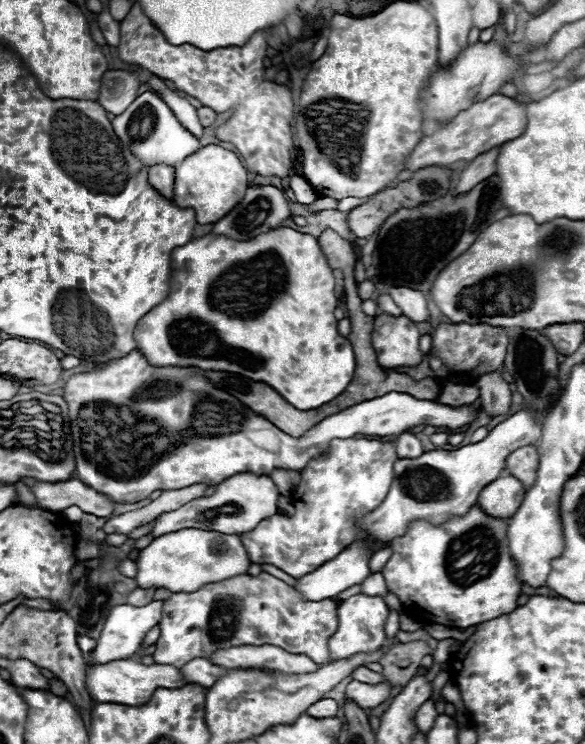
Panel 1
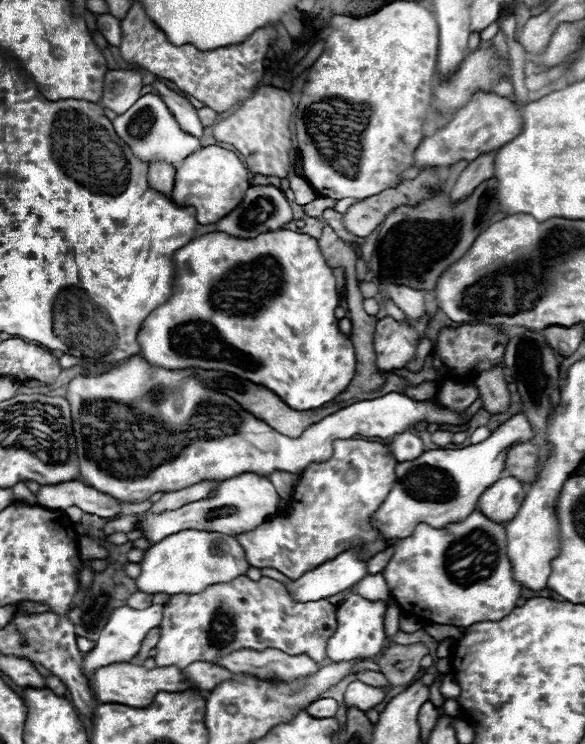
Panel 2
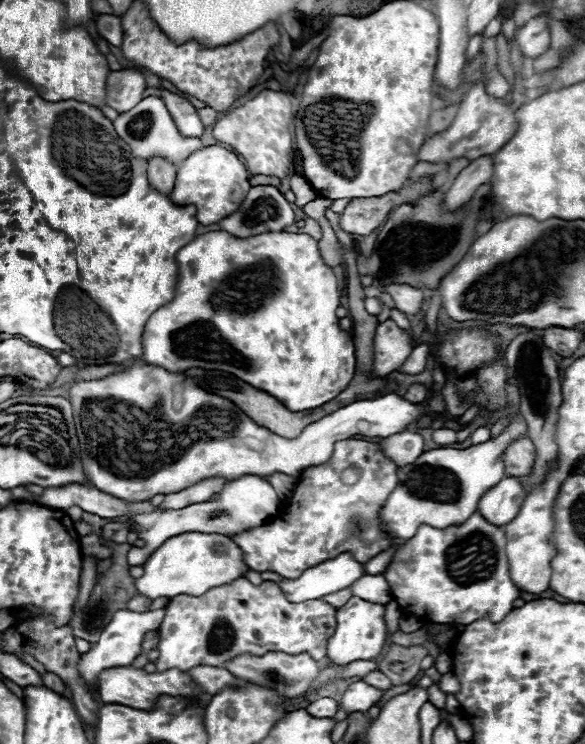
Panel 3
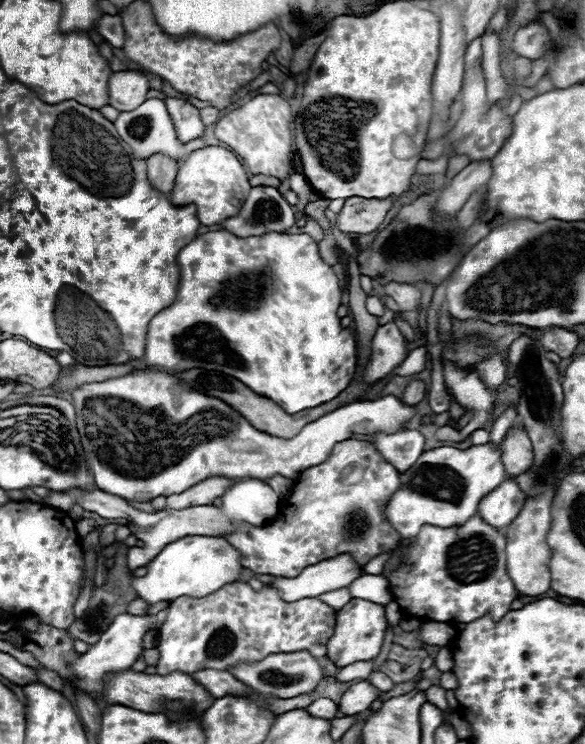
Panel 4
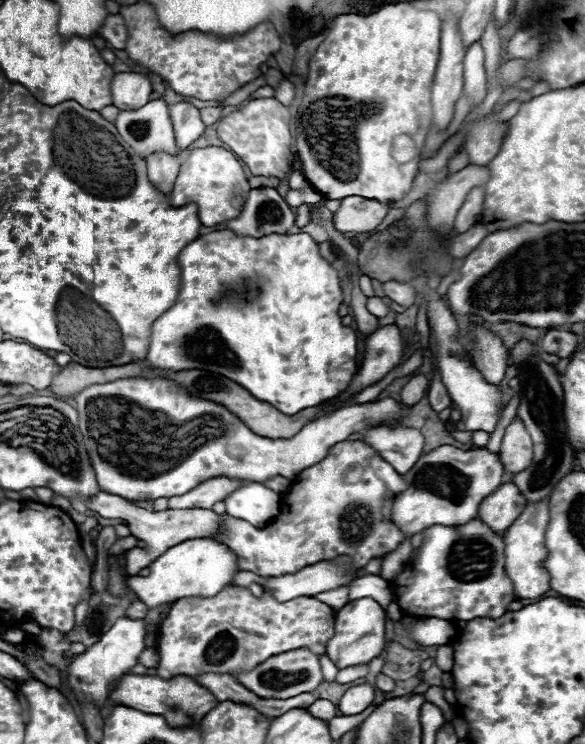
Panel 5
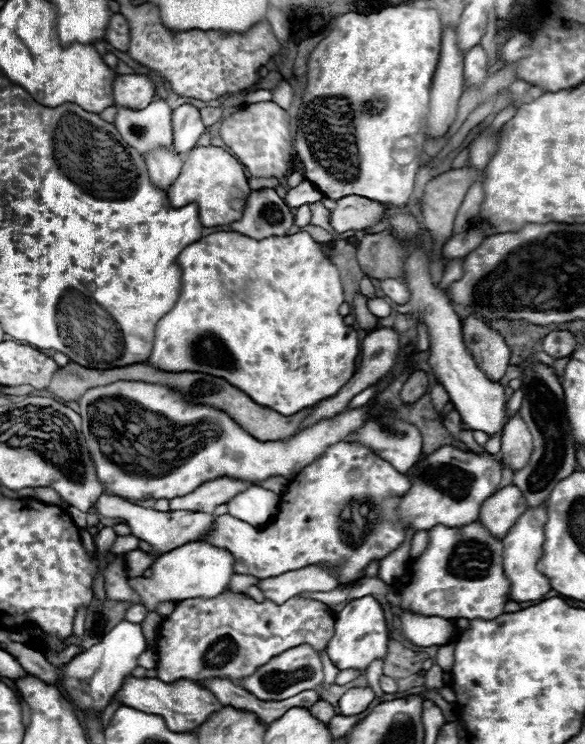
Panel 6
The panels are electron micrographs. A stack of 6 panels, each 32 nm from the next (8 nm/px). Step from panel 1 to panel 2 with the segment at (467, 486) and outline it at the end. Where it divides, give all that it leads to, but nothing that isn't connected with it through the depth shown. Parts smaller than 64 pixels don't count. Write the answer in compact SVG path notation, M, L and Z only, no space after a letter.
M524 412L502 422L484 442L460 448L460 450L428 450L416 460L398 462L396 464L396 482L380 504L380 508L370 518L372 526L384 540L404 538L412 534L412 528L418 522L432 524L434 528L442 528L448 522L464 520L480 498L480 492L492 484L492 480L500 480L504 472L506 452L520 442L532 442L534 430Z

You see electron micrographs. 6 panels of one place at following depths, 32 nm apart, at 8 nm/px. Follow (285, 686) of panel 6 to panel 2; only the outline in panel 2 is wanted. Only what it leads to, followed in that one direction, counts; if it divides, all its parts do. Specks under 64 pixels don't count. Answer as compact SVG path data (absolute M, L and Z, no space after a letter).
M250 648L236 650L232 654L222 656L218 664L228 668L230 672L248 672L260 678L280 678L280 680L310 676L312 672L320 670L320 666L310 656L306 654L292 656L278 648L266 648L262 652Z

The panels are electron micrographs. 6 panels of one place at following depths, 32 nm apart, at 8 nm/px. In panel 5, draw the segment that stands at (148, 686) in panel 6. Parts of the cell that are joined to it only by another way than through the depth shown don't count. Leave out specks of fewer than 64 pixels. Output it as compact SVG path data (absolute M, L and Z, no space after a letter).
M132 672L120 676L116 688L108 696L108 702L130 706L148 714L162 714L168 720L168 724L174 728L198 724L216 706L216 698L206 688L196 684L190 676L180 674L164 680L160 676L146 676L146 674L132 674Z

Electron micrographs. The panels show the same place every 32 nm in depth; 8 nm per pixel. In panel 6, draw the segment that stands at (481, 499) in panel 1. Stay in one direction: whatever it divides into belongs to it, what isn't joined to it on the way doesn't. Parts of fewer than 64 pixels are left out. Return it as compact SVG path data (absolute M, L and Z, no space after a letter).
M508 484L484 500L480 508L480 522L492 532L492 536L504 538L508 534L508 528L512 528L512 524L526 508L528 506L522 492L516 486Z

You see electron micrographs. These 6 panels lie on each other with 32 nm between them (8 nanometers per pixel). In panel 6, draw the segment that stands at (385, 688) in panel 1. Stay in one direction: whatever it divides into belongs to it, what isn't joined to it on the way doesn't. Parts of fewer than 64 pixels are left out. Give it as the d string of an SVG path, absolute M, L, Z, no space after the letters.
M358 686L358 688L350 688L338 704L338 710L342 716L356 716L362 714L374 700L374 692L370 686Z

